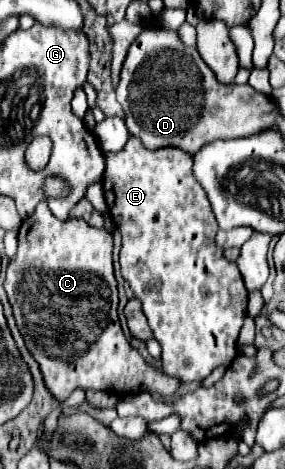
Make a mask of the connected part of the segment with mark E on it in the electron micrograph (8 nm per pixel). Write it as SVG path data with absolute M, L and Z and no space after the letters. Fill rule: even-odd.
M131 136L121 152L105 156L105 164L105 200L113 224L123 236L121 274L129 282L135 298L143 302L143 314L163 348L163 372L183 383L201 381L217 366L235 360L237 336L247 316L247 290L237 272L237 264L225 260L221 248L215 246L219 226L205 190L199 188L193 176L193 158L179 148L147 150Z

